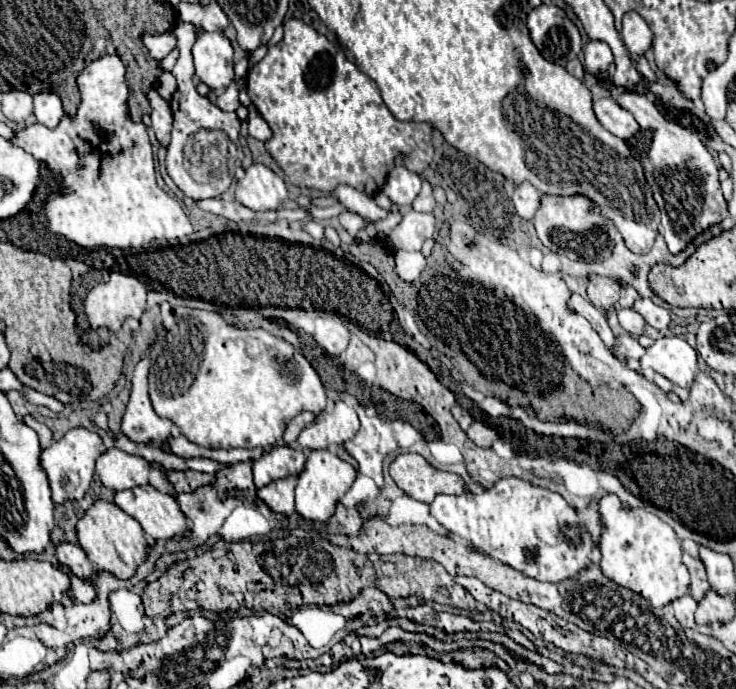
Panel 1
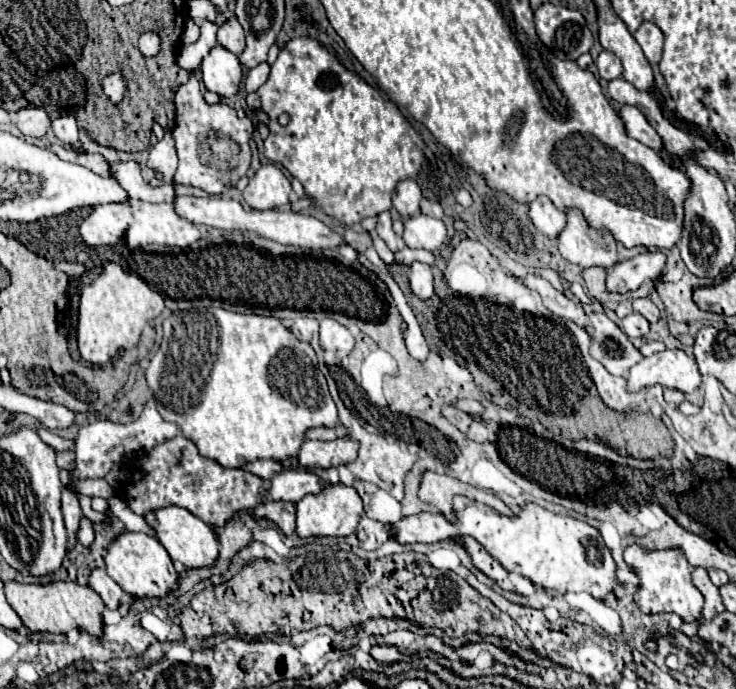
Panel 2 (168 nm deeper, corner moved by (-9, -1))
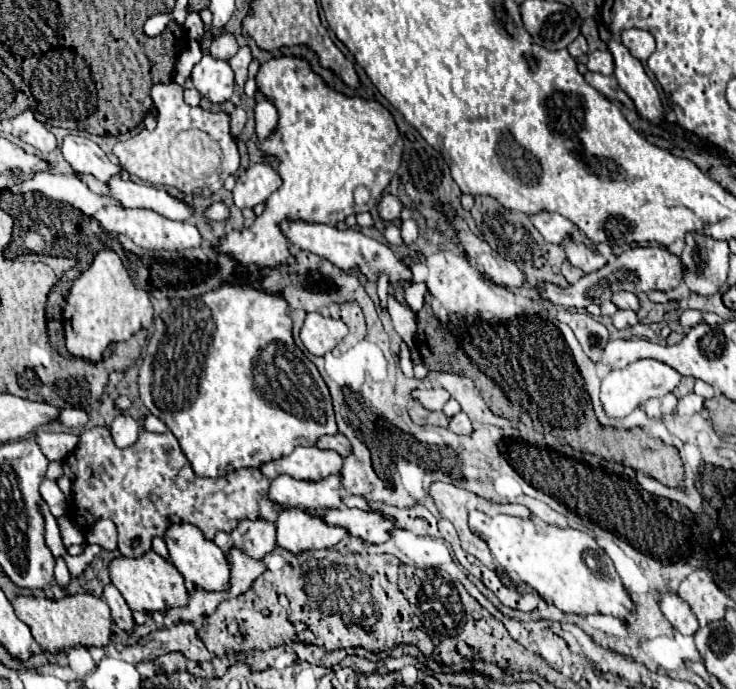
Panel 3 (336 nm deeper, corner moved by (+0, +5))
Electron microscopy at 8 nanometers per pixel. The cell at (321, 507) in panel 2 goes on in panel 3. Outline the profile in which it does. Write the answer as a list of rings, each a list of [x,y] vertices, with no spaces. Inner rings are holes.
[[[297,507],[283,509],[277,519],[277,547],[283,547],[293,555],[315,549],[331,549],[345,535],[345,529],[333,529]]]

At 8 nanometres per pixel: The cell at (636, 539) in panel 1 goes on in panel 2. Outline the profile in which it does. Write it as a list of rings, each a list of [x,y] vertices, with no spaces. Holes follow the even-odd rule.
[[[632,543],[624,549],[624,561],[636,571],[640,579],[634,601],[644,613],[678,613],[684,621],[694,621],[702,615],[704,597],[690,579],[690,565],[682,547],[644,549],[638,543]]]

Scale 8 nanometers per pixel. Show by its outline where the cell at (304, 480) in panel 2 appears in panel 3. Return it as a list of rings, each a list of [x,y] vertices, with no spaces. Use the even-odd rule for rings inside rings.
[[[279,475],[271,481],[269,499],[291,507],[311,507],[311,509],[339,509],[341,503],[341,481],[339,475],[327,477],[325,481],[293,481],[293,477]]]

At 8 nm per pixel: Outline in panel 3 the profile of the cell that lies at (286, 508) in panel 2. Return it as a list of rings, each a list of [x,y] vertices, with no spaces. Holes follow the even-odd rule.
[[[241,521],[241,525],[231,533],[231,541],[245,555],[263,559],[277,547],[275,525],[269,521]]]

